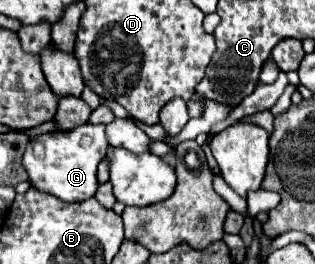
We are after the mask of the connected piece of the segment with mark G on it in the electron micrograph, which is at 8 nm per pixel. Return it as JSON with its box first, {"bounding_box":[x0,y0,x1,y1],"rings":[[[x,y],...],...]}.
{"bounding_box":[23,124,107,202],"rings":[[[83,124],[81,128],[75,128],[73,132],[49,132],[39,136],[41,142],[41,156],[35,154],[33,142],[25,150],[23,166],[29,174],[29,182],[47,192],[53,194],[65,202],[81,202],[91,198],[97,192],[97,166],[107,154],[107,136],[105,126],[95,124]]]}

